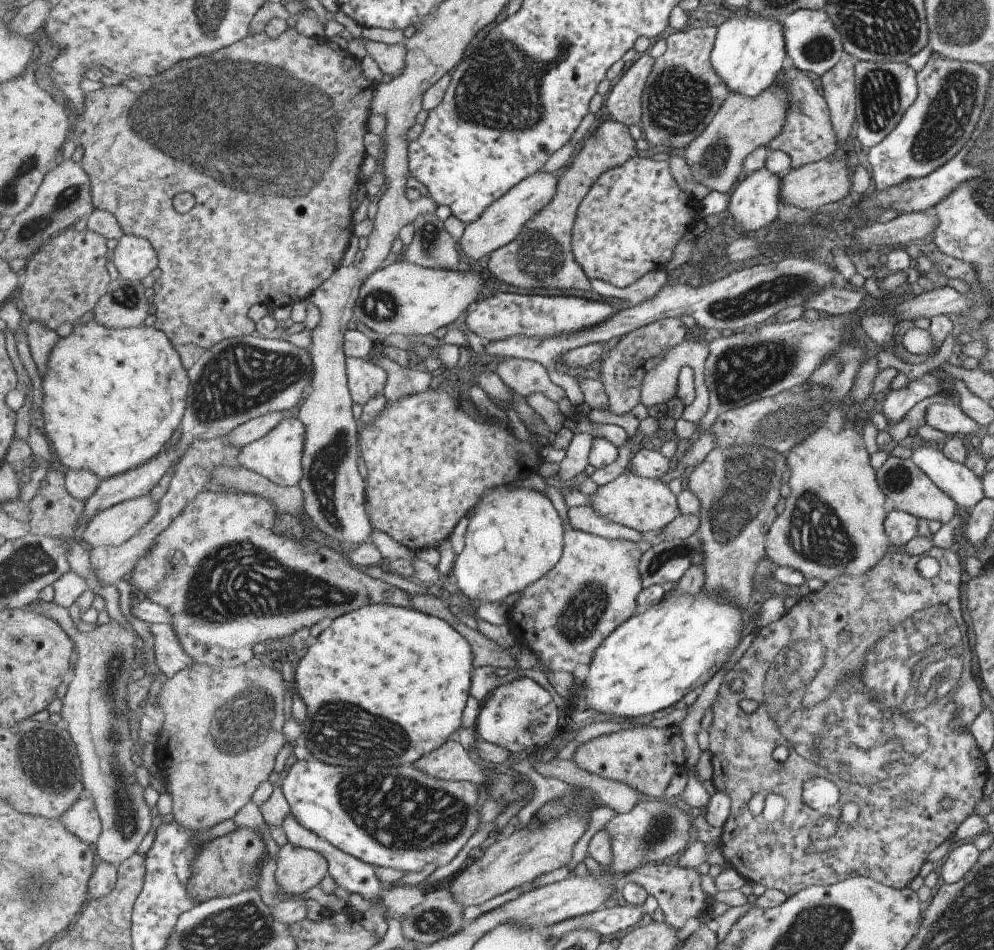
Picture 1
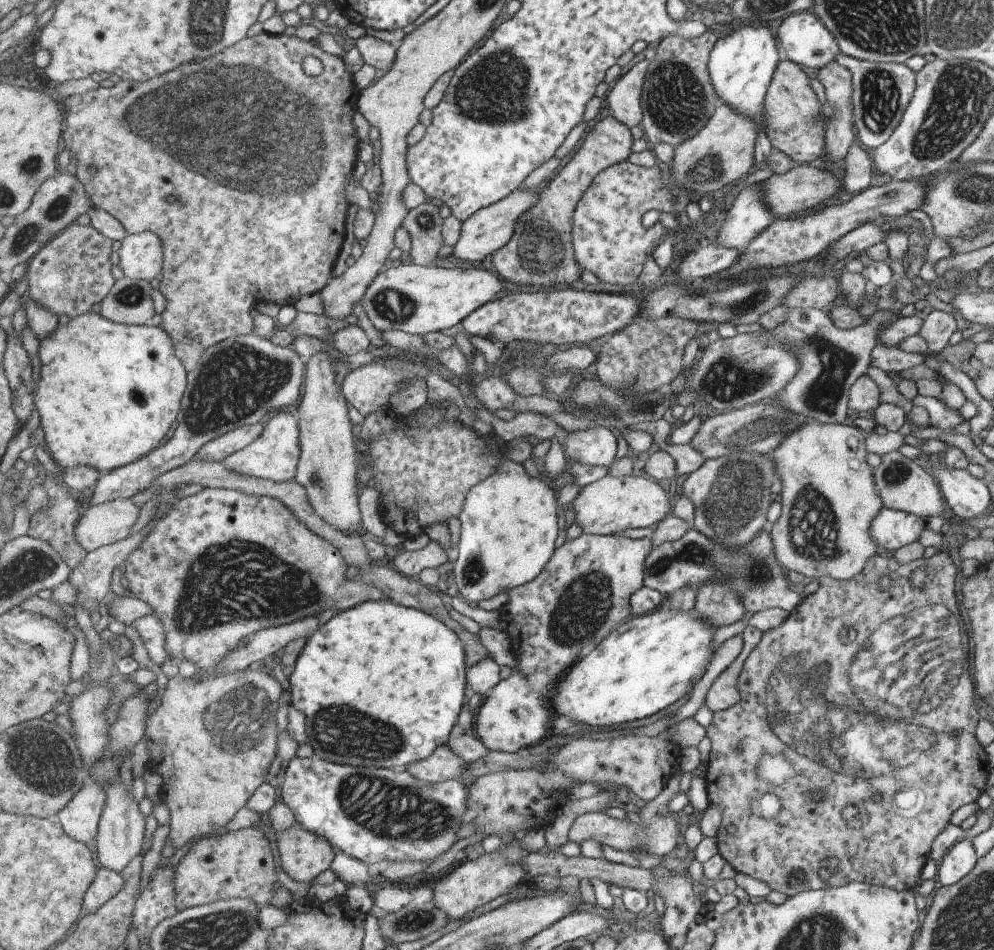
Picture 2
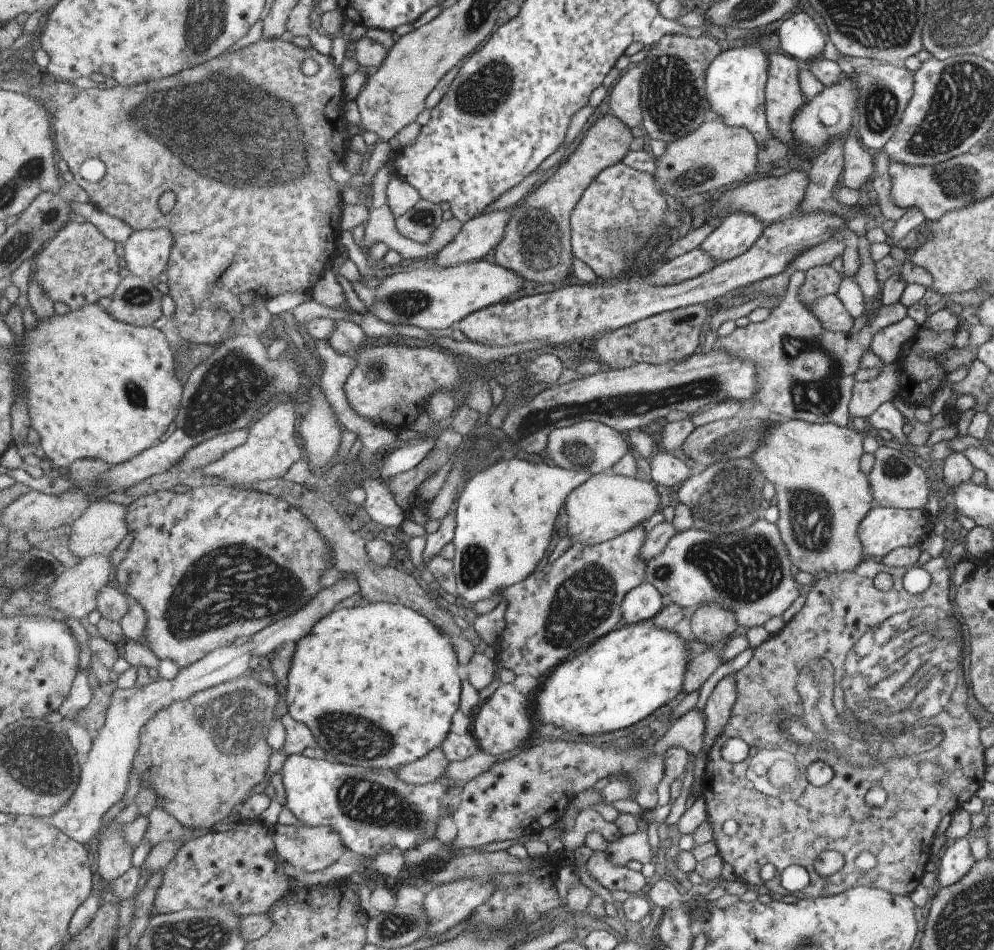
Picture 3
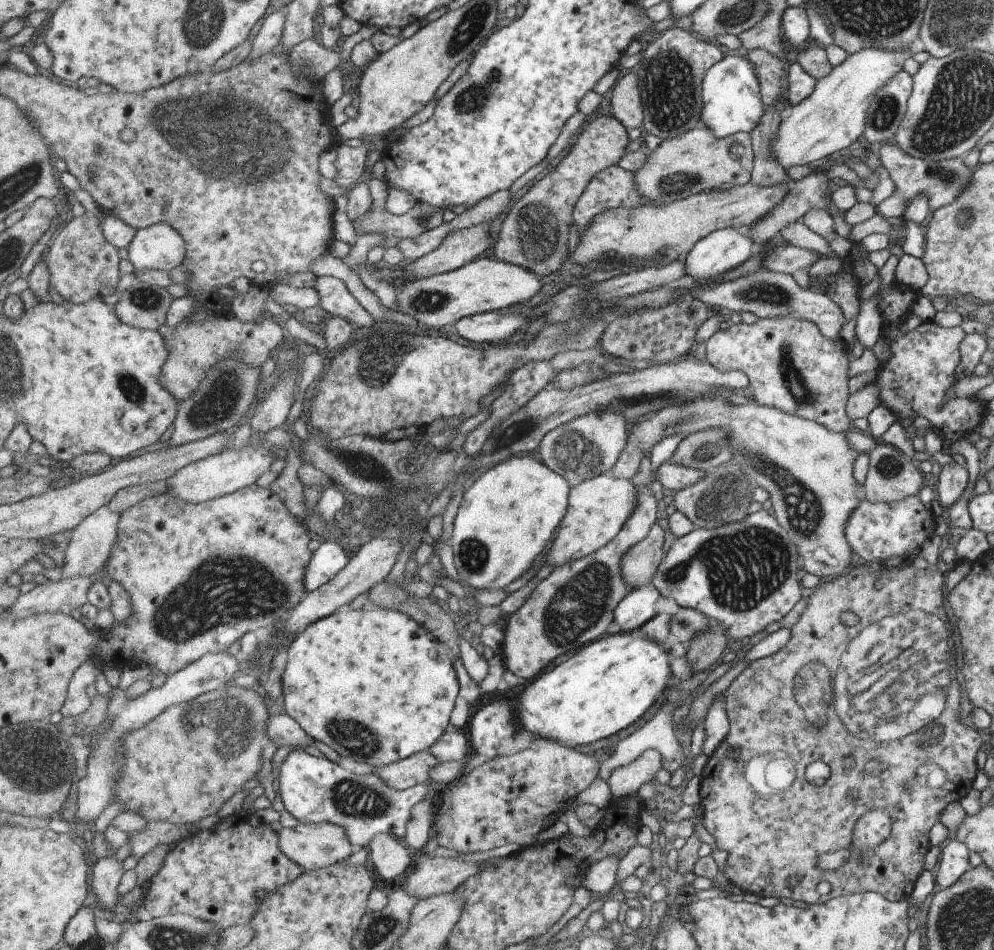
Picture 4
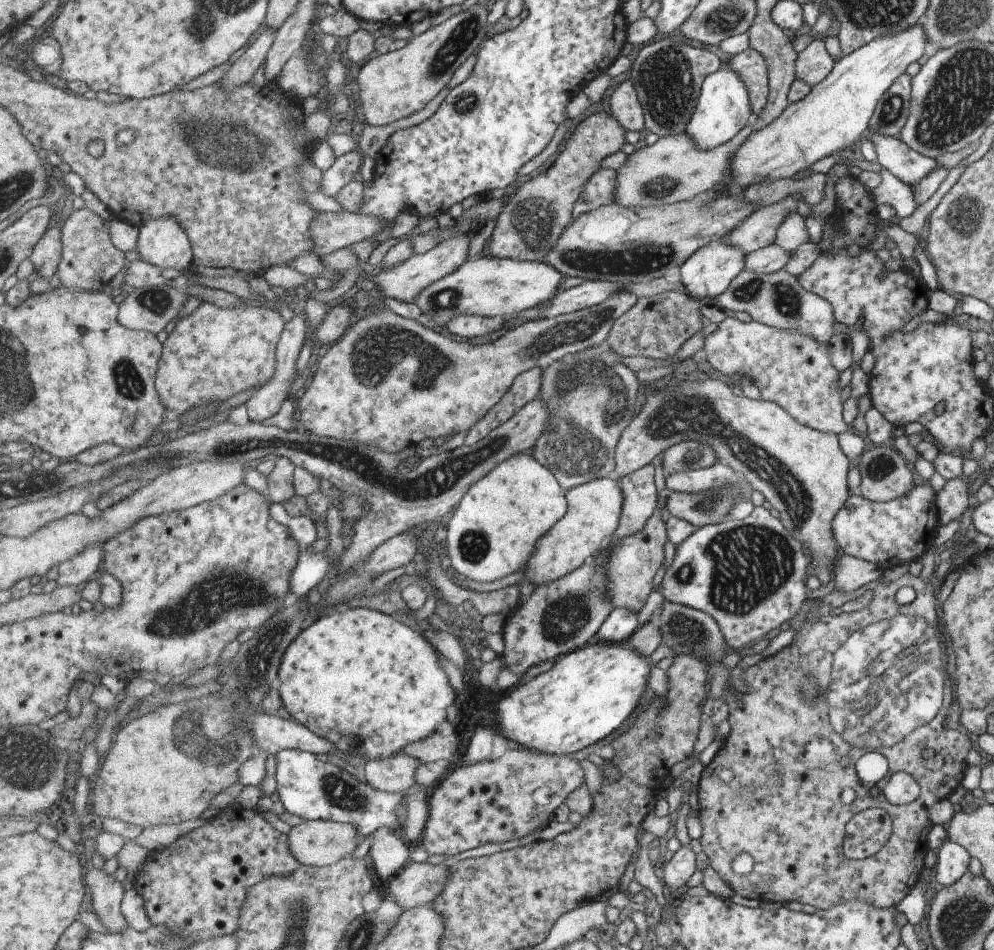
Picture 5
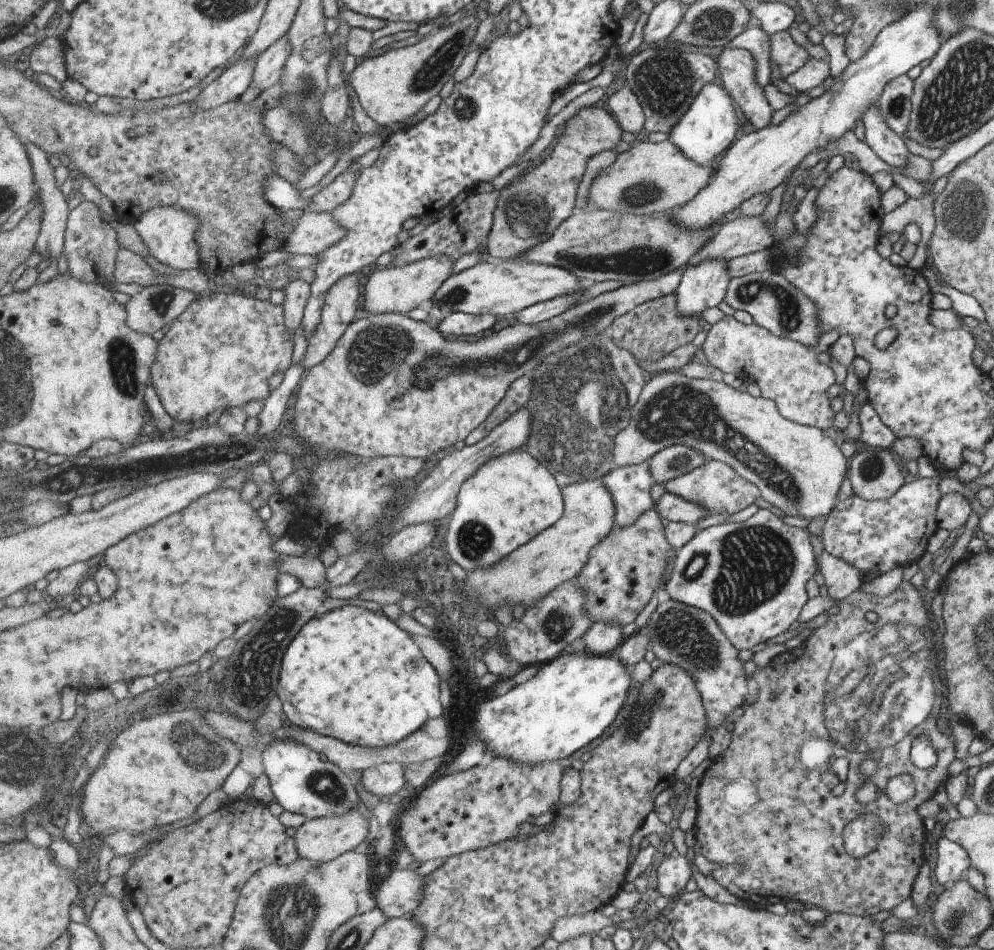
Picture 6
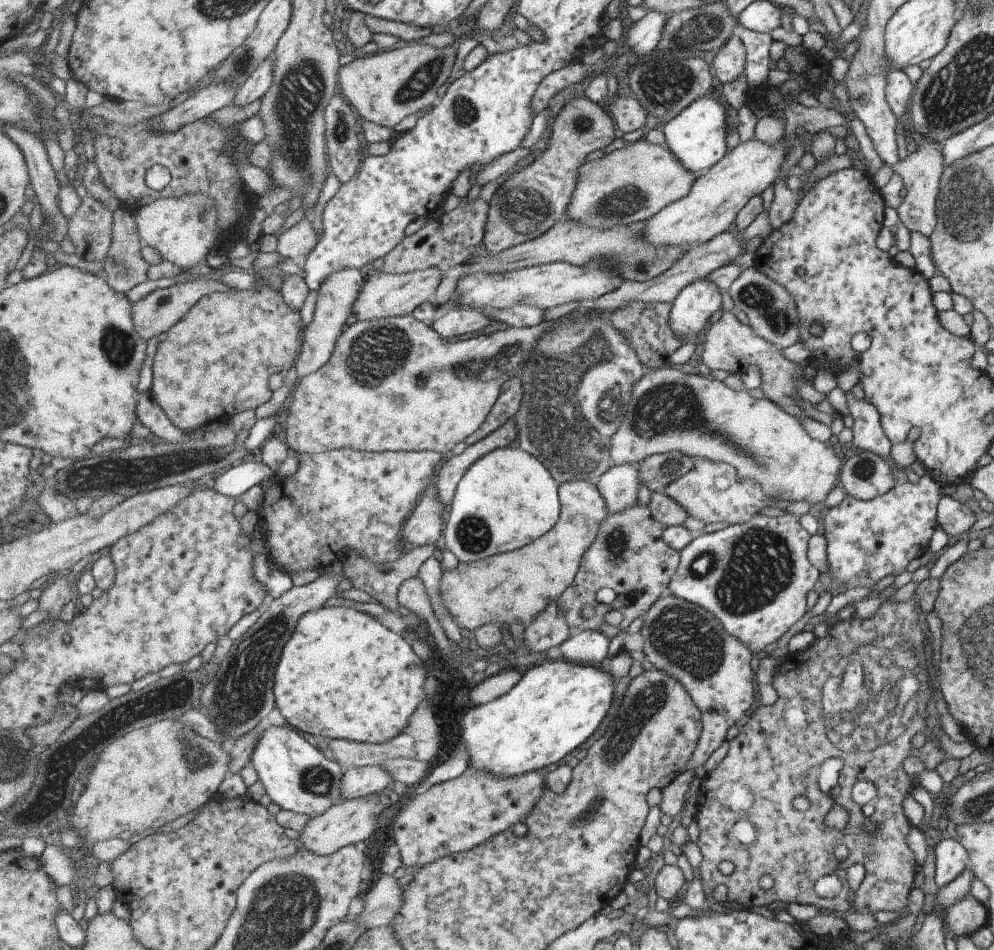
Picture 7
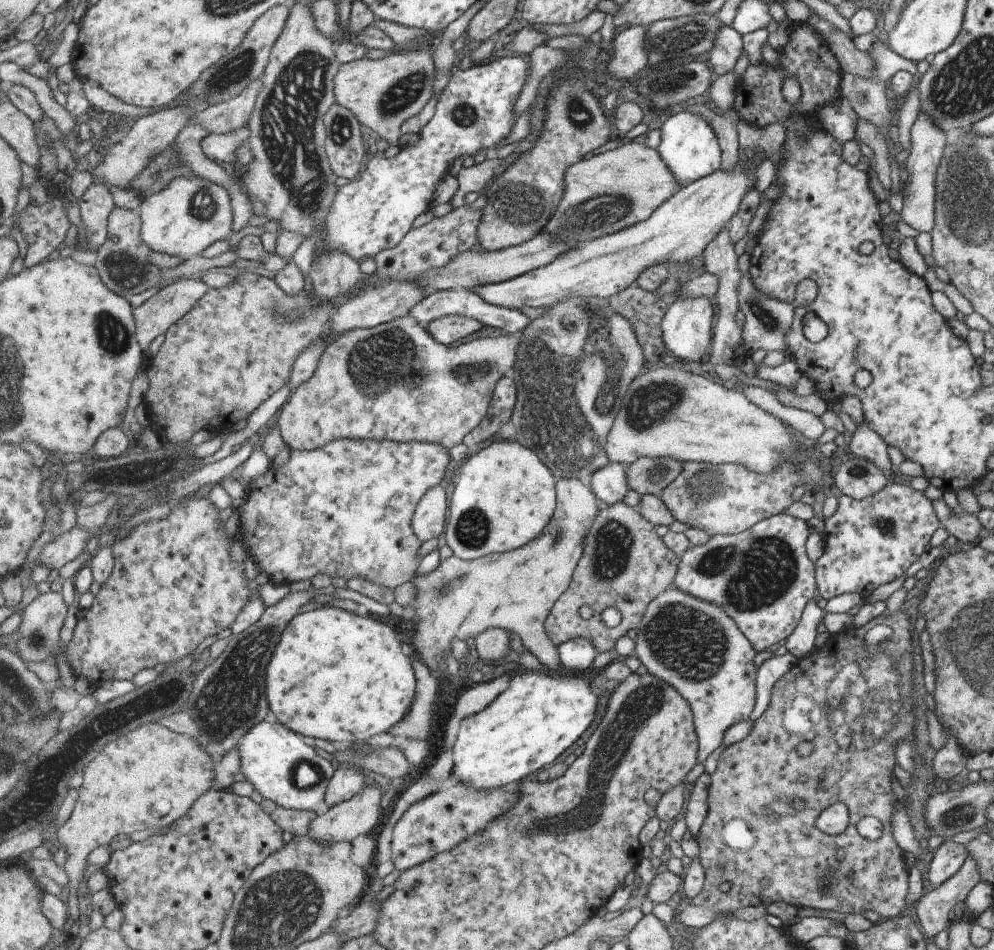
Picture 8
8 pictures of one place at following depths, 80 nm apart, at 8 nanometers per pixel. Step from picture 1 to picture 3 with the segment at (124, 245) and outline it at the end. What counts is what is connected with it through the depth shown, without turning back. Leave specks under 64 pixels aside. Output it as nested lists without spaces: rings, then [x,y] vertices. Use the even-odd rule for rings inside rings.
[[[168,228],[135,231],[125,244],[124,260],[131,275],[153,280],[167,271],[174,236]]]

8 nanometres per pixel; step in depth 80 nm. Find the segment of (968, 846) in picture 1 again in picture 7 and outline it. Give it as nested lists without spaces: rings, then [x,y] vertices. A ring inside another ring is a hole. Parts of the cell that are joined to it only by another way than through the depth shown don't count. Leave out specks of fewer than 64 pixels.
[[[946,836],[933,848],[934,873],[932,882],[941,888],[967,868],[967,851],[955,839]]]

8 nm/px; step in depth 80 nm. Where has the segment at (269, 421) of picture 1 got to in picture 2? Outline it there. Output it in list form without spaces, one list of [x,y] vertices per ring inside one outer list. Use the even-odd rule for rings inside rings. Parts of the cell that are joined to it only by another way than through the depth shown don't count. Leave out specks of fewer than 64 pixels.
[[[257,423],[229,431],[203,446],[195,459],[222,463],[227,457],[253,444],[257,437],[261,436],[265,425],[265,423]]]

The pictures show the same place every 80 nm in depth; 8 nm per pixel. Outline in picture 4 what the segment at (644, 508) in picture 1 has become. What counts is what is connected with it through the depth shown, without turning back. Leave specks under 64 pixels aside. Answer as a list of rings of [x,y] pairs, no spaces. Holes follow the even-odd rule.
[[[610,473],[578,479],[569,496],[569,513],[562,521],[557,537],[548,550],[547,562],[555,566],[565,566],[581,556],[591,554],[609,543],[624,527],[637,510],[637,486],[628,479],[617,479]]]

